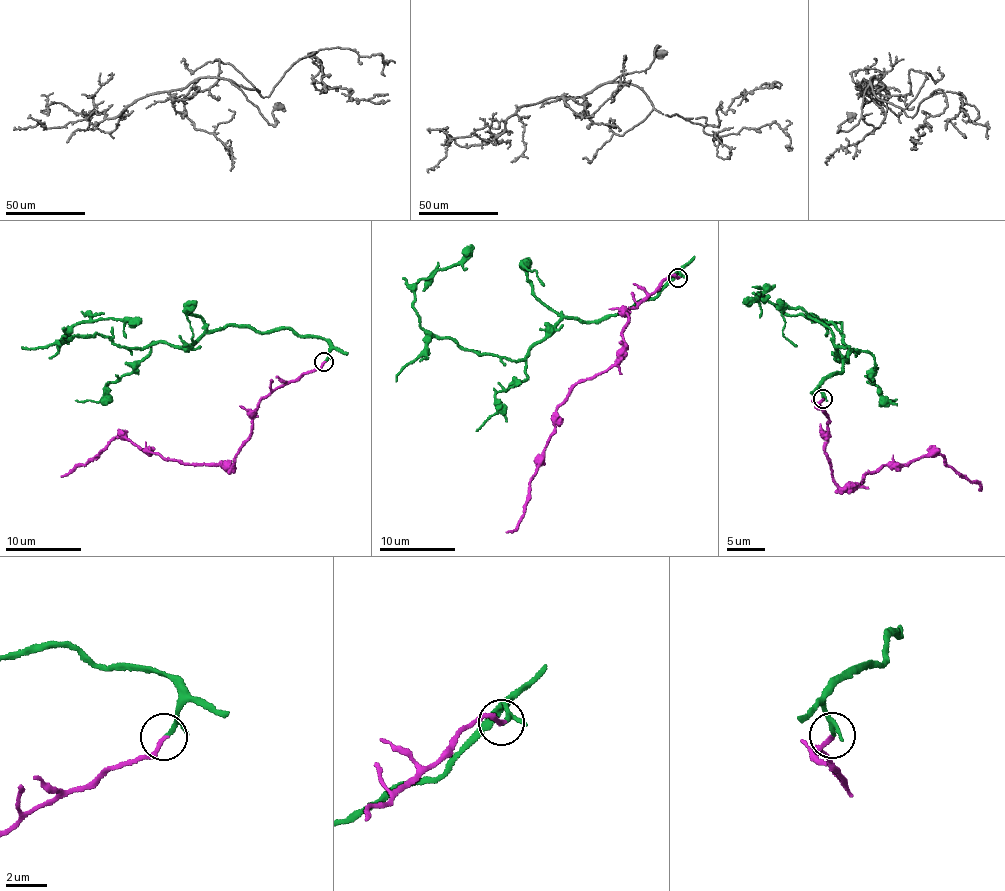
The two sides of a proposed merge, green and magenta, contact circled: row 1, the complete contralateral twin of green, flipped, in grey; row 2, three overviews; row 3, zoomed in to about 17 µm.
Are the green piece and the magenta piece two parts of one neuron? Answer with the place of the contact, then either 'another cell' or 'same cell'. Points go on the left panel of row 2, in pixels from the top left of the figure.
place (324, 362); same cell

